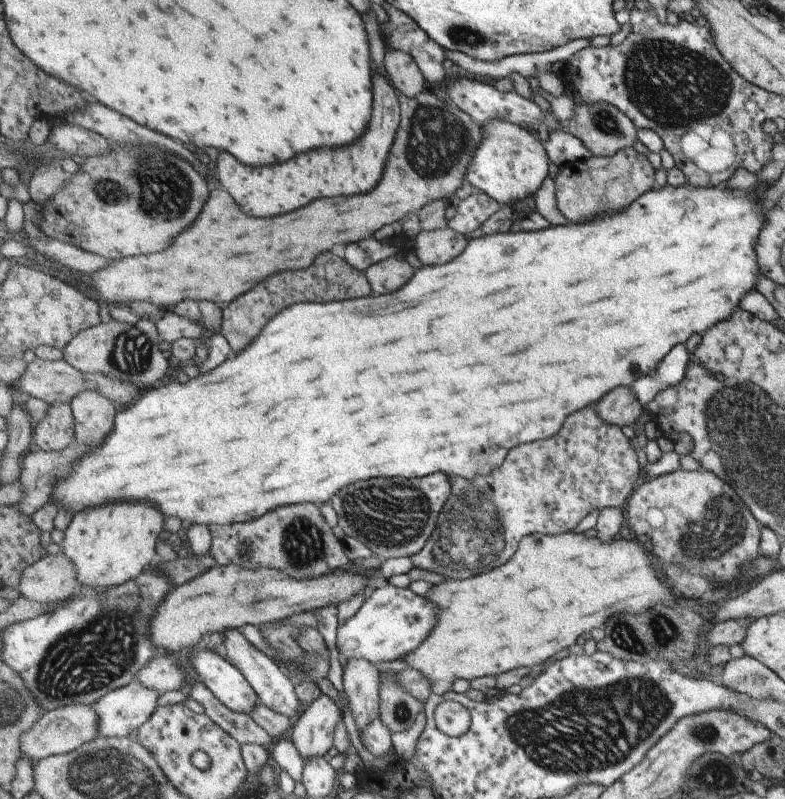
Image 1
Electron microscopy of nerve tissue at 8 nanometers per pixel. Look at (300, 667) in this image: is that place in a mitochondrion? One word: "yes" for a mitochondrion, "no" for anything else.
no

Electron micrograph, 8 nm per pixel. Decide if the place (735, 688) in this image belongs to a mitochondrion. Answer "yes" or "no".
no

